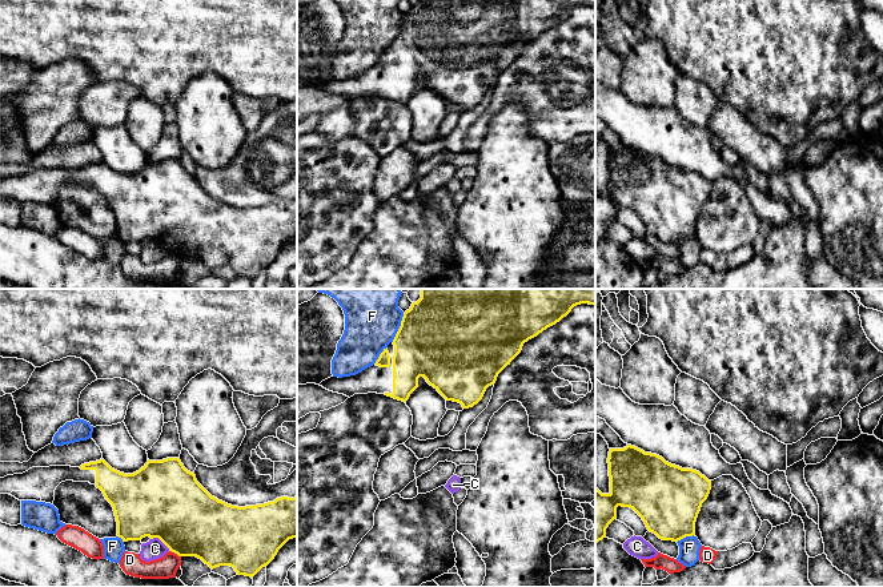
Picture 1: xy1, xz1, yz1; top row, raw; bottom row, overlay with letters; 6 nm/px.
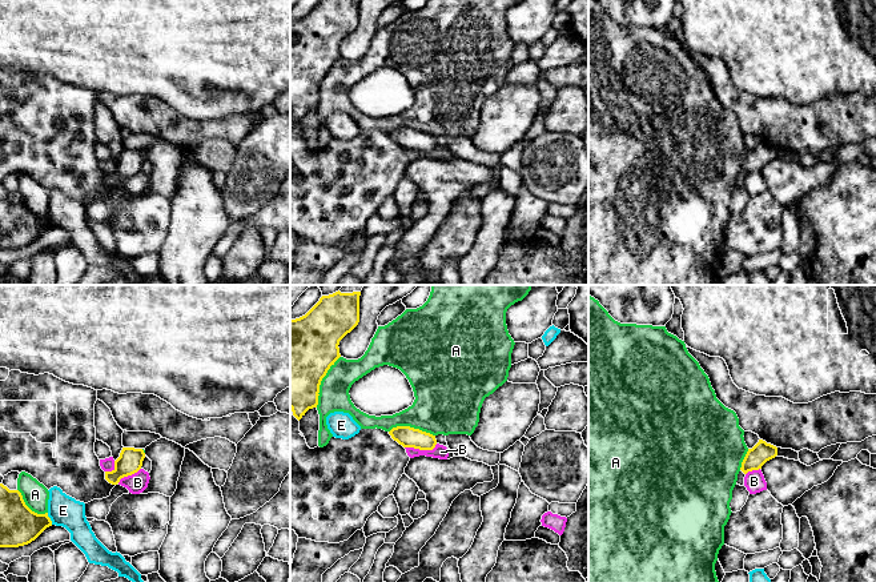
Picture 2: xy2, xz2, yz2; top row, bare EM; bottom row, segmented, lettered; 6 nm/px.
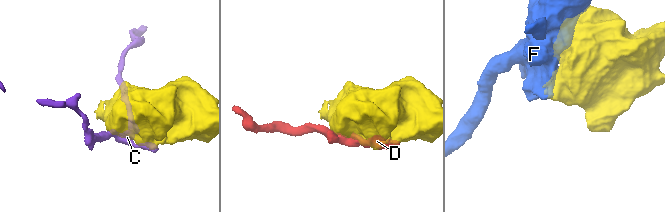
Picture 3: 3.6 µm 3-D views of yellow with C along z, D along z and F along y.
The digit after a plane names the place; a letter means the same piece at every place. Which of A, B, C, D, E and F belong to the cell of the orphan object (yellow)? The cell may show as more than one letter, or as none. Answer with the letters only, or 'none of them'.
none of them

